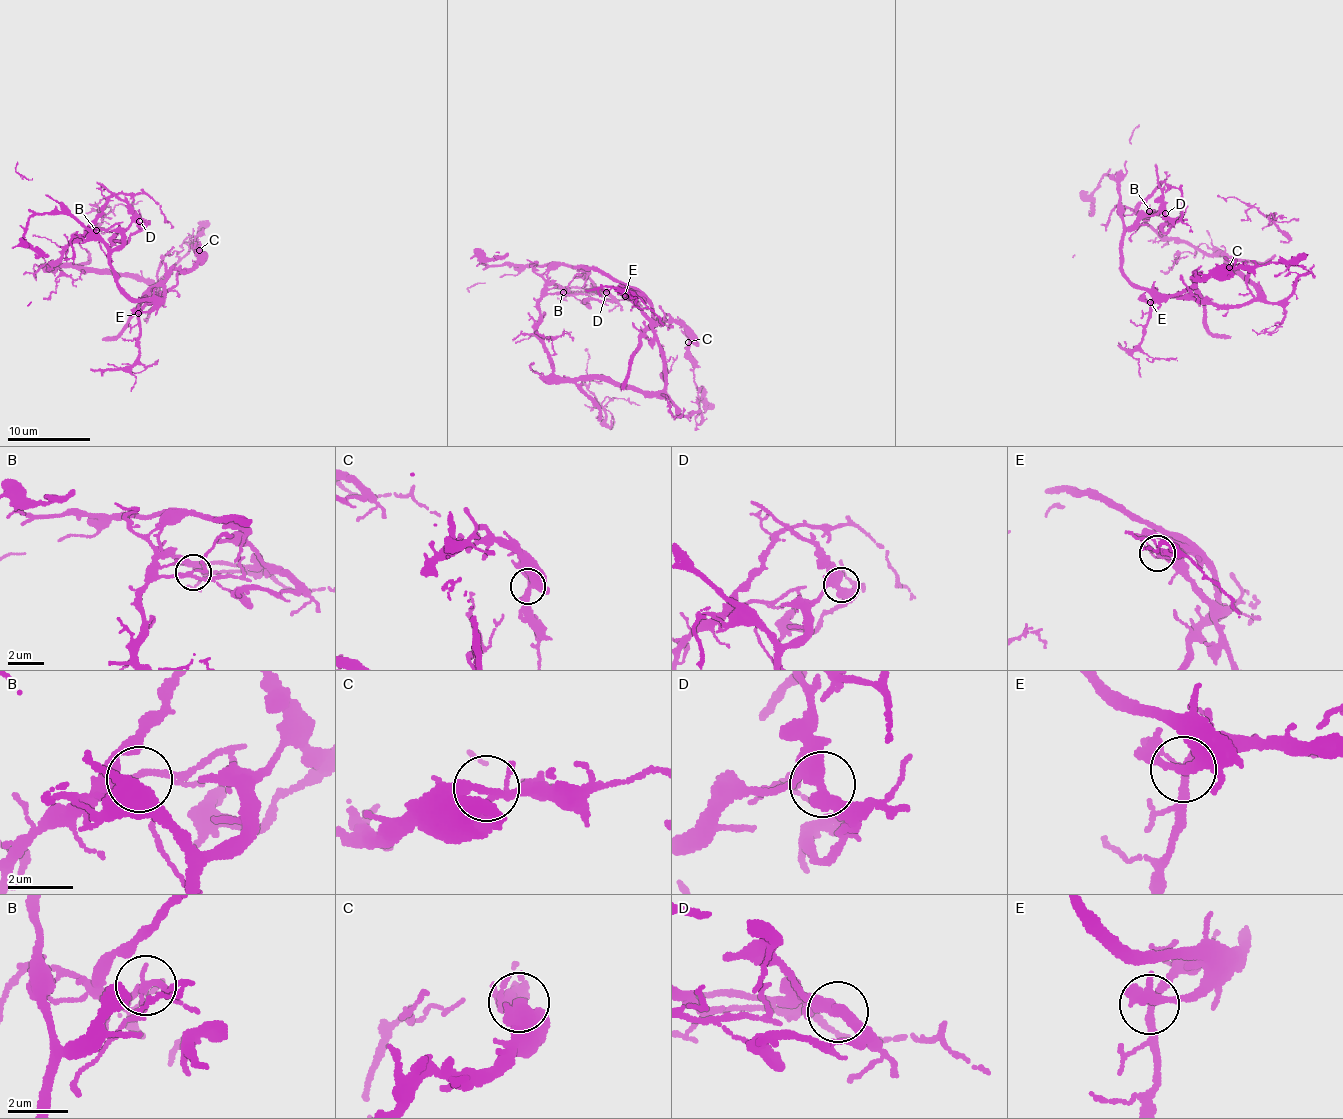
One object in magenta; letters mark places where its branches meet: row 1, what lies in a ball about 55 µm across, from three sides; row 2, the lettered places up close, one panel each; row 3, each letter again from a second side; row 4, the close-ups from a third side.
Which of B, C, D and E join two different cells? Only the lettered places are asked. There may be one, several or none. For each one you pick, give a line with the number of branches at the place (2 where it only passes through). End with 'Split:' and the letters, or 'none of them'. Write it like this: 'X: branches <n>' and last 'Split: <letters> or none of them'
E: branches 3
Split: E

